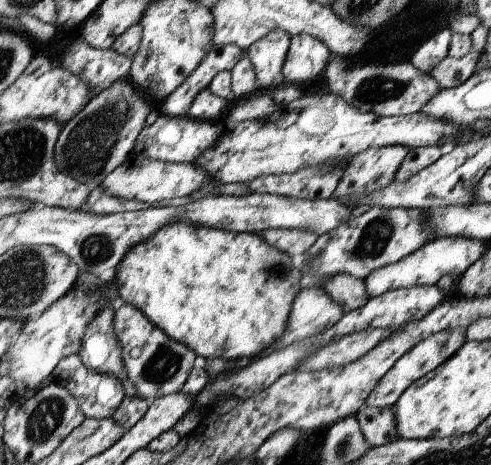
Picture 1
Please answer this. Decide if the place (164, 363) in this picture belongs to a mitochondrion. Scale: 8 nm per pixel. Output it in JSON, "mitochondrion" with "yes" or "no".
{"mitochondrion":"yes"}

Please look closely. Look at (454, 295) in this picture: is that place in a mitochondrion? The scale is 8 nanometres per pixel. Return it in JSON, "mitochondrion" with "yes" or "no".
{"mitochondrion":"no"}

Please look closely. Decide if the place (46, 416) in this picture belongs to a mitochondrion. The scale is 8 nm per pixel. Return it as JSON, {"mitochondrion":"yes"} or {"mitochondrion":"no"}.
{"mitochondrion":"yes"}

